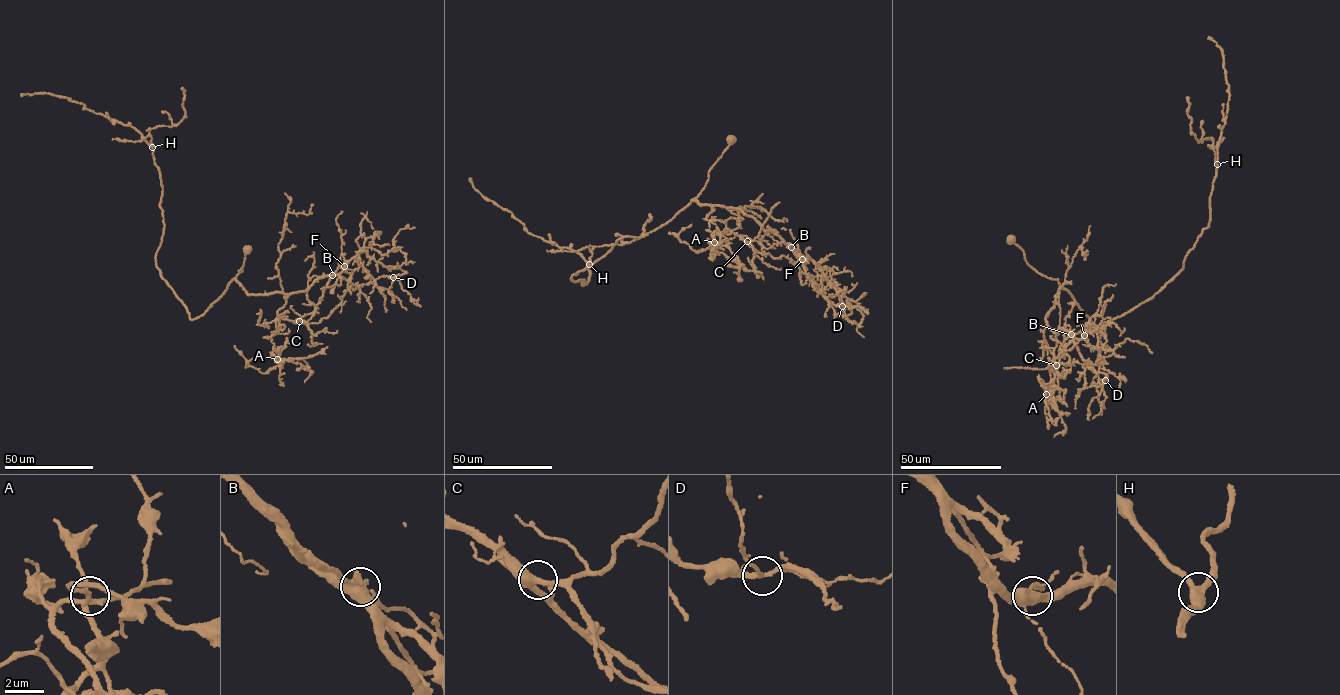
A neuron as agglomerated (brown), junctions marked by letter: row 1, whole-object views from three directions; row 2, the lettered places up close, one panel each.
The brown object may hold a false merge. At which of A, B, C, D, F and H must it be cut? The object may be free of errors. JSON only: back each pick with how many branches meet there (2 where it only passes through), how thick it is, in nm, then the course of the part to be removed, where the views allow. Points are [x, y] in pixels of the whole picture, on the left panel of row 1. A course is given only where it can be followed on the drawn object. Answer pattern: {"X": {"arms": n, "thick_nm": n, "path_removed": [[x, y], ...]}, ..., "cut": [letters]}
{"B": {"arms": 4, "thick_nm": 550, "path_removed": [[333, 275], [314, 310], [280, 318], [284, 328], [271, 336], [282, 366], [276, 362], [307, 370], [296, 370]]}, "cut": ["B"]}

